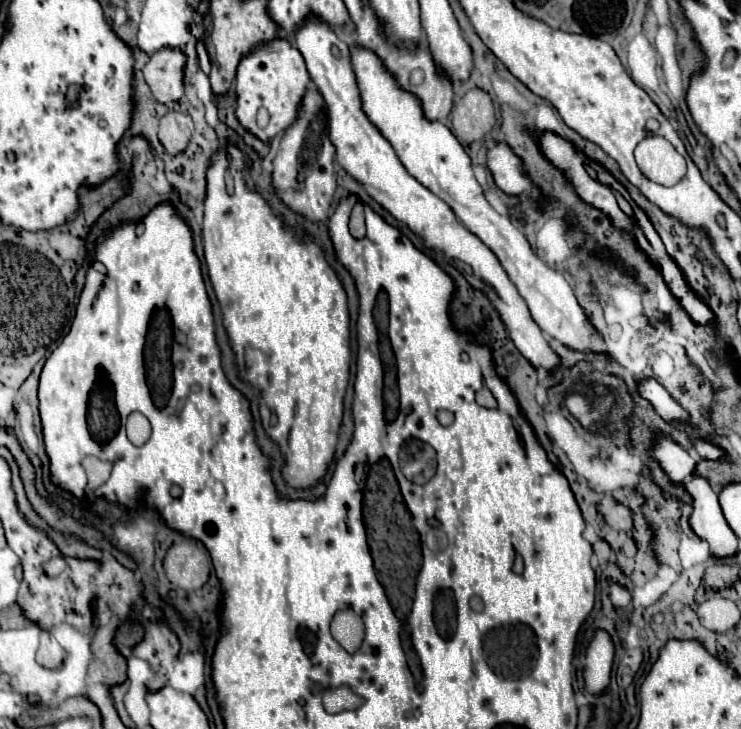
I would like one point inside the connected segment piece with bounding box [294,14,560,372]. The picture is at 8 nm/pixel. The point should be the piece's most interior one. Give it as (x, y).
(360, 150)

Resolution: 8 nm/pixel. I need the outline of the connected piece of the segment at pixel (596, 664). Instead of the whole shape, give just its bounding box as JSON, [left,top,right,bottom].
[584,630,616,696]

